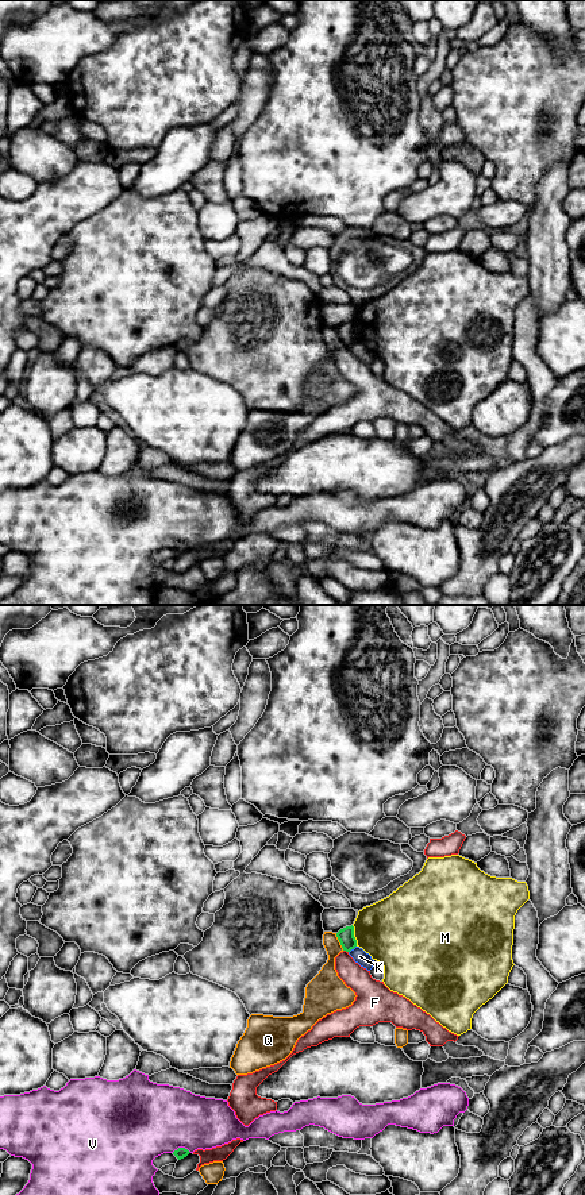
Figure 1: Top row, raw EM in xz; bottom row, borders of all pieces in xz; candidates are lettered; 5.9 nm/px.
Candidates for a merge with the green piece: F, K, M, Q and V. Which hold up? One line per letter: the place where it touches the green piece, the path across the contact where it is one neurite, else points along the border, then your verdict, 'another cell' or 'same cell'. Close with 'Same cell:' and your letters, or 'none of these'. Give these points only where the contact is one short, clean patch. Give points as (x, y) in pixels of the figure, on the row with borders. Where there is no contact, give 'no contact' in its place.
F: meets green in xz at (346, 951); another cell
K: meets green in xz at (351, 948); border along xz (355, 945), (349, 952); another cell
M: meets green in xz at (353, 936); another cell
Q: meets green in xz at (339, 941); another cell
V: meets green in xz at (181, 1148); another cell
Same cell: none of these

